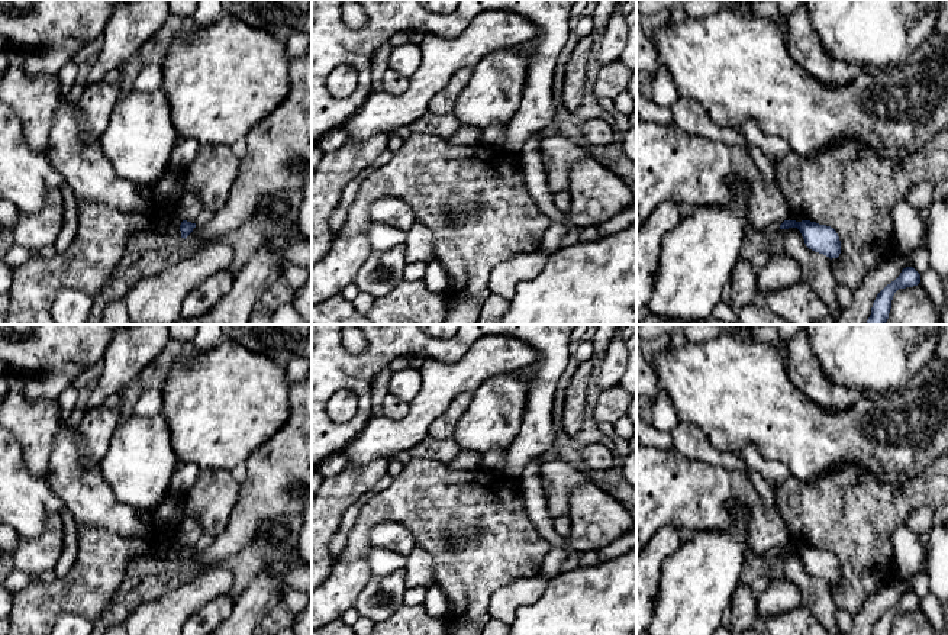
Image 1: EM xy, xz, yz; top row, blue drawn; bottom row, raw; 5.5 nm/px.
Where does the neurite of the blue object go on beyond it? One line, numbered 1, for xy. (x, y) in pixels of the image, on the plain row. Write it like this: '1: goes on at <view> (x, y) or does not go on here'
1: does not go on here

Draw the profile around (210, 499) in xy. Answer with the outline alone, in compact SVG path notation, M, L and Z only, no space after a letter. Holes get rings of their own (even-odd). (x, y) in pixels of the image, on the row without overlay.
M201 470L183 497L184 518L196 518L209 535L219 535L228 525L239 496L230 470Z

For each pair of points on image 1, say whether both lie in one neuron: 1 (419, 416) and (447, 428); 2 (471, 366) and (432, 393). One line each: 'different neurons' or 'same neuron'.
1: different neurons
2: same neuron

